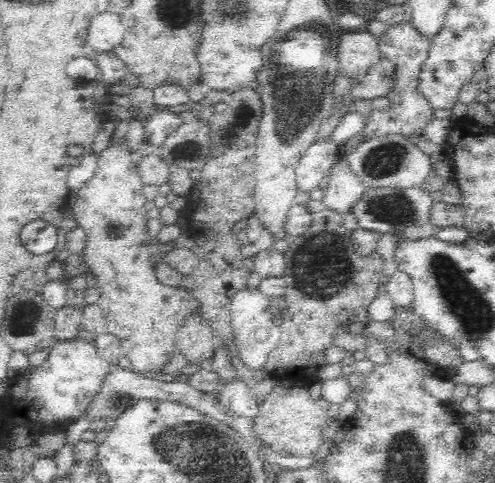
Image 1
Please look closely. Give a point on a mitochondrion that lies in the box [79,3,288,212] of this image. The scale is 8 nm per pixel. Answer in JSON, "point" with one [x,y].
{"point":[190,151]}

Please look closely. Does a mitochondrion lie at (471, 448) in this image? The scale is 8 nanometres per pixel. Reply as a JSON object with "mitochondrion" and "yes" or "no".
{"mitochondrion":"no"}

